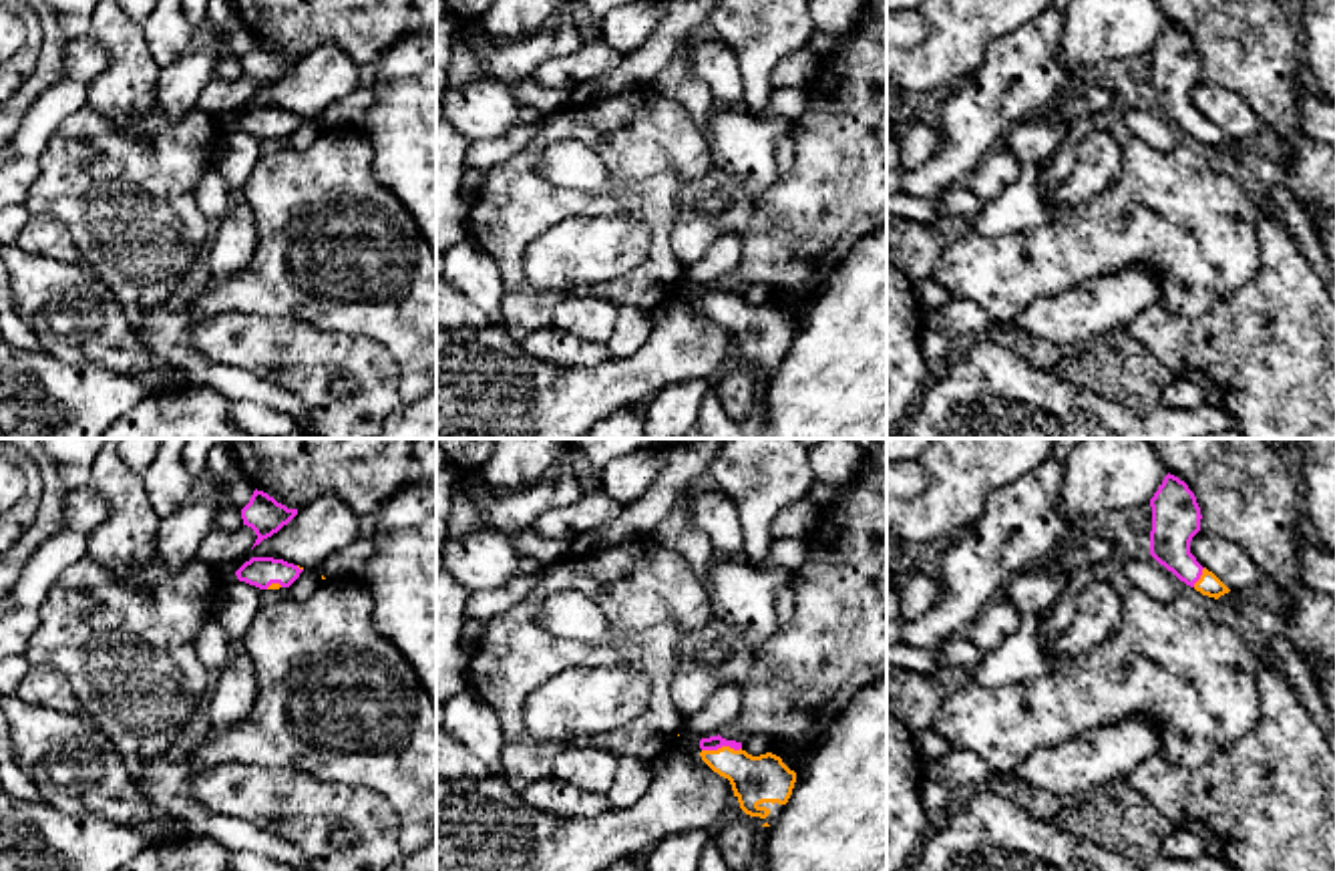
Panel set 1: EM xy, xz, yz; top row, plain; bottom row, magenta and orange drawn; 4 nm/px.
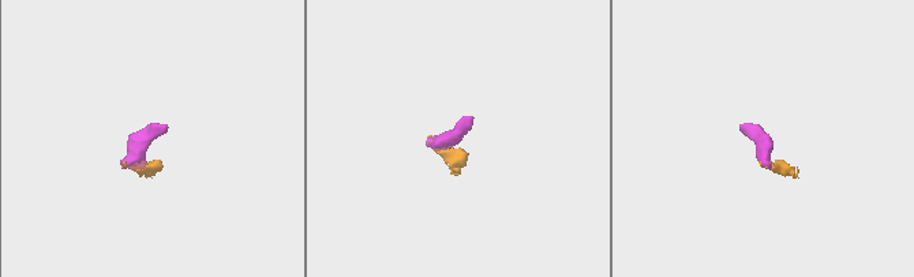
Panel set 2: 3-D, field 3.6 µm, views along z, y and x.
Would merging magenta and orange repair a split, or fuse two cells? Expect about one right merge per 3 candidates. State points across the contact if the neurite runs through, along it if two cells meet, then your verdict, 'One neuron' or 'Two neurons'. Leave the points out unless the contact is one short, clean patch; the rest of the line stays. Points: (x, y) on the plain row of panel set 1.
Path across: xz (712, 292), (720, 296), (752, 328), (760, 328). One neuron

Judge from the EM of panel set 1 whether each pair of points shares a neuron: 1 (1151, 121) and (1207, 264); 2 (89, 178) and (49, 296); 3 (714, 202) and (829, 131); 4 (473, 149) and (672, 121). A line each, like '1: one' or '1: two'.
1: two
2: two
3: two
4: two

